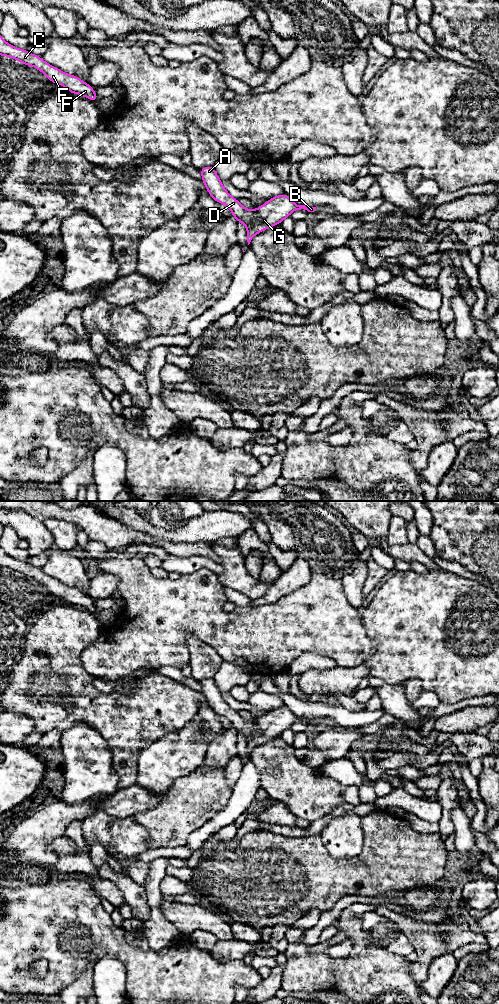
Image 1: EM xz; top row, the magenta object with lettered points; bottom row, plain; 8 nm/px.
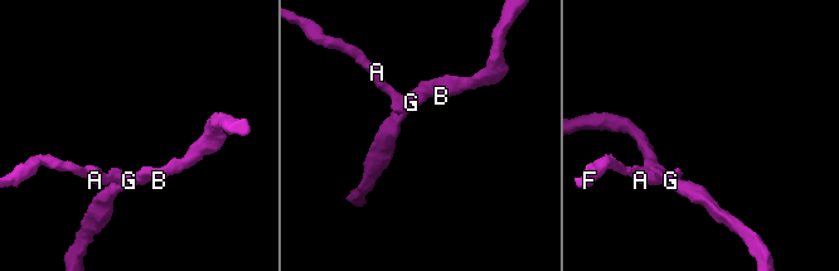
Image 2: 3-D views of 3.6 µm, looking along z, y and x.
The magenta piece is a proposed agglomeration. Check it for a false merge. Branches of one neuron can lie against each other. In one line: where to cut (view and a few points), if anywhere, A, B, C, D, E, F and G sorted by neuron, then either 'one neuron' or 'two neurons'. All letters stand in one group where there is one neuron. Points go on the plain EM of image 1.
xz (255, 721), (255, 731), (247, 742) | A C D E F / B G | two neurons

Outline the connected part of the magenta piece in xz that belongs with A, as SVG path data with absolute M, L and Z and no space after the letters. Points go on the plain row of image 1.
M207 678L199 681L202 686L202 694L206 698L209 707L217 714L226 717L237 734L241 734L248 742L256 730L256 722L248 722L240 714L232 709L215 684L214 678Z

